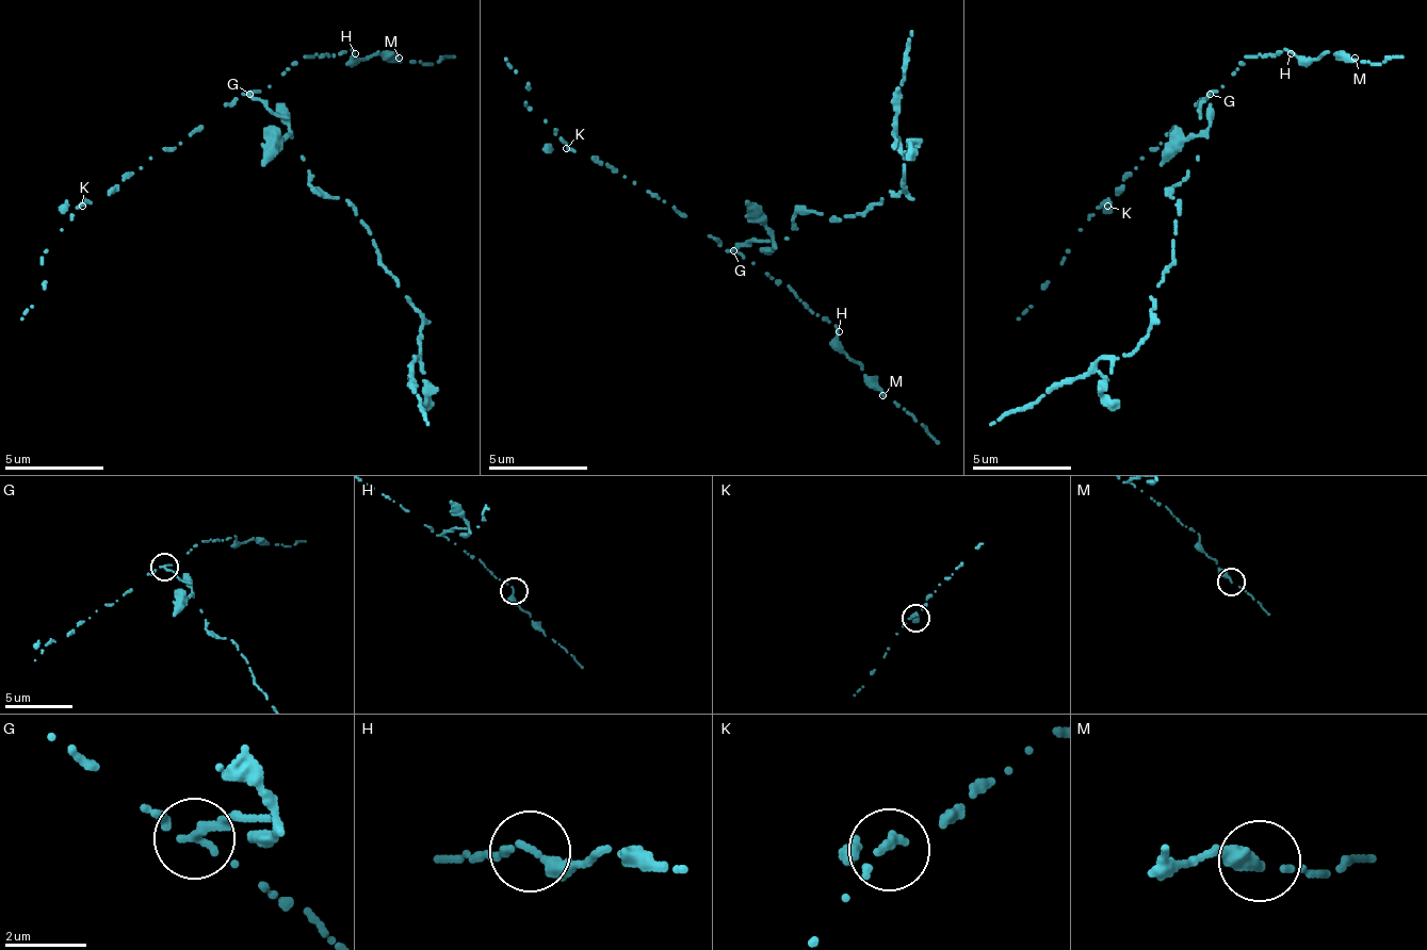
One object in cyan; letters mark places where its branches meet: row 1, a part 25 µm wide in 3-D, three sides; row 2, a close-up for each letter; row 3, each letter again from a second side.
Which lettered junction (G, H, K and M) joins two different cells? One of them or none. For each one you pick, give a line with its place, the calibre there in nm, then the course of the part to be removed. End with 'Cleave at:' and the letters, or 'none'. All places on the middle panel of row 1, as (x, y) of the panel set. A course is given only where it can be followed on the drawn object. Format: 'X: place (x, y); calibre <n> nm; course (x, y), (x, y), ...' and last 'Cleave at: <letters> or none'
G: place (733, 250); calibre 200 nm; course (734, 251), (755, 242), (769, 251), (798, 212), (854, 217), (888, 193), (908, 193), (897, 94), (912, 30)
Cleave at: G

